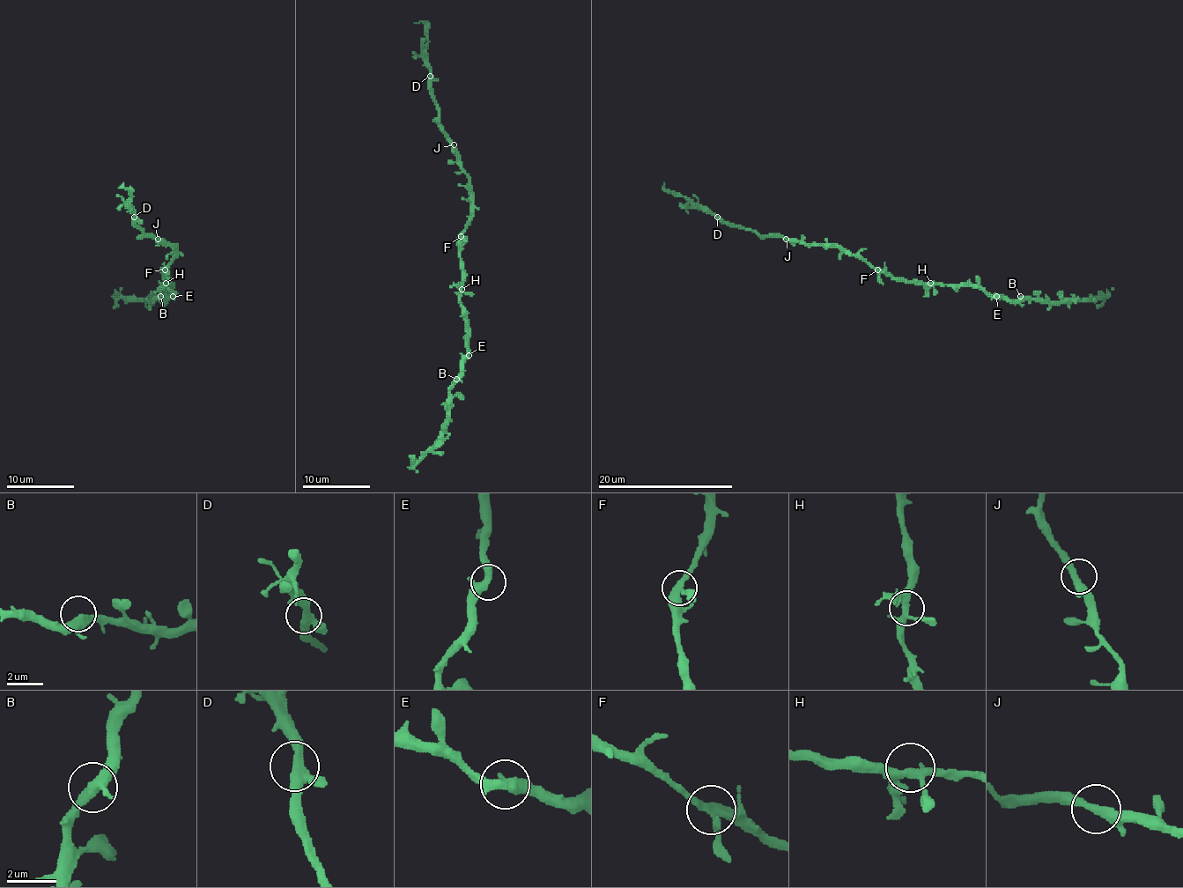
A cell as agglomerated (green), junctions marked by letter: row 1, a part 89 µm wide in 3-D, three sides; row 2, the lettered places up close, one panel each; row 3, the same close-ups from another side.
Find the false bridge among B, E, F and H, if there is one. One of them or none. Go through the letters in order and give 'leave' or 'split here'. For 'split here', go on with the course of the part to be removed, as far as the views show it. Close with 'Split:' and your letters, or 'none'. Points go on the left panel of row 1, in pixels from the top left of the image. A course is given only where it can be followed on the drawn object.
B: leave
E: leave
F: leave
H: leave
Split: none

